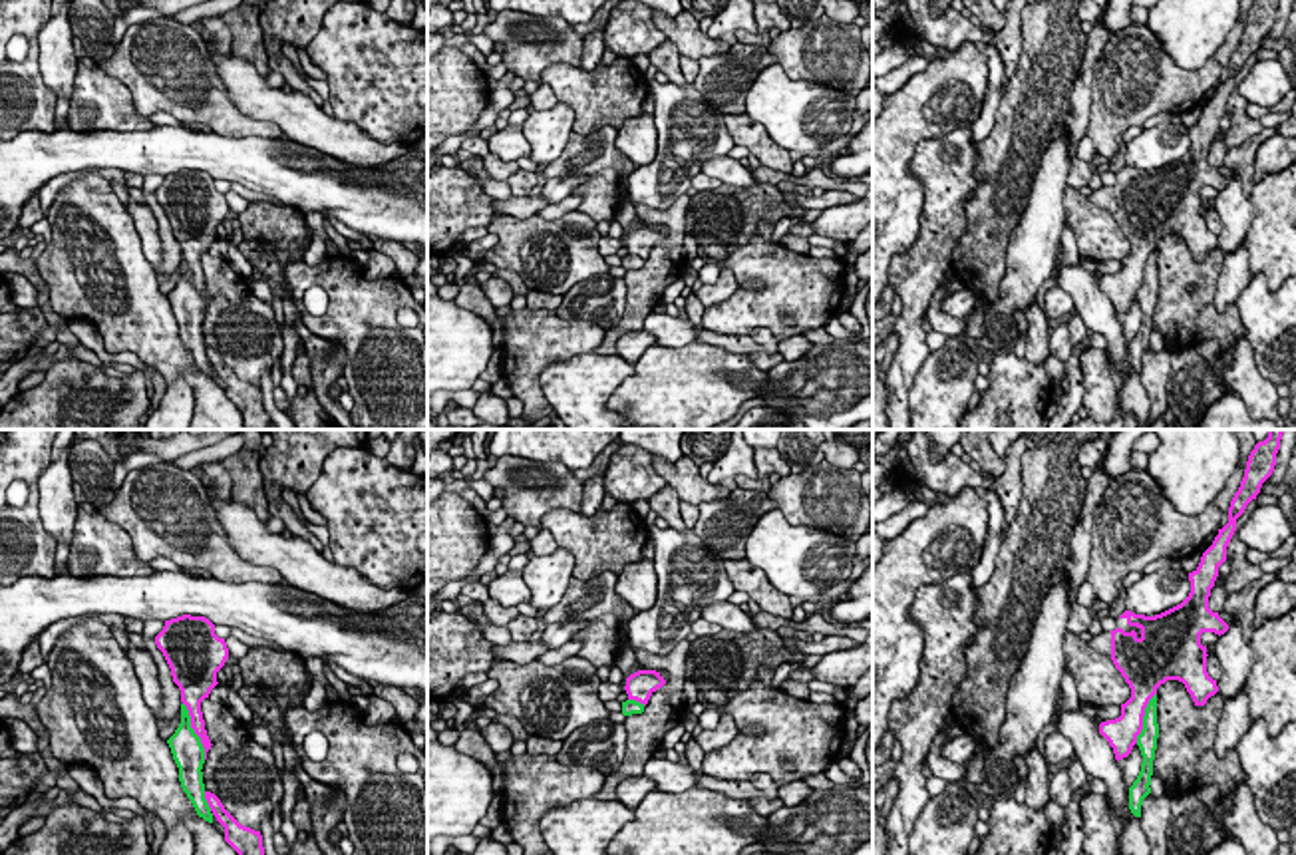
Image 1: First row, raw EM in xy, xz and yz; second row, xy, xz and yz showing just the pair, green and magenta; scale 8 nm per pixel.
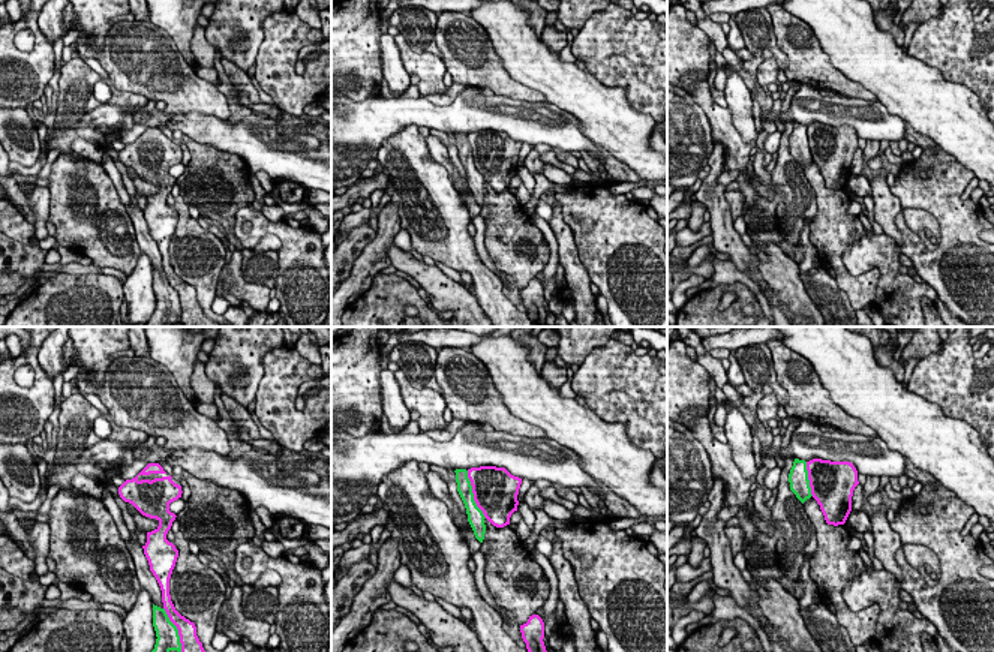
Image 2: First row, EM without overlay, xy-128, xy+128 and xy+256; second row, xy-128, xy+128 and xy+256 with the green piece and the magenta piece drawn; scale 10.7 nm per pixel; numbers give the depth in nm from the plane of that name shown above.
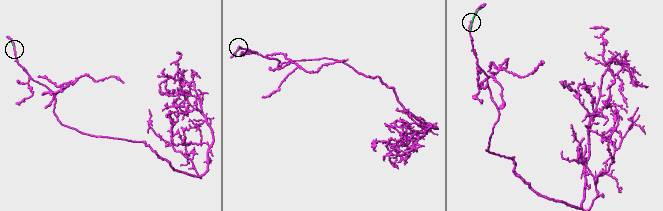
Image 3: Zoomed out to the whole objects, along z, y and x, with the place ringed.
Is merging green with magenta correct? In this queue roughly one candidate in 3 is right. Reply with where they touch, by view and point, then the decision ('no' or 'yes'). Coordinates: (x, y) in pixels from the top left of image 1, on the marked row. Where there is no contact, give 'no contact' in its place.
xy (193, 730) | no

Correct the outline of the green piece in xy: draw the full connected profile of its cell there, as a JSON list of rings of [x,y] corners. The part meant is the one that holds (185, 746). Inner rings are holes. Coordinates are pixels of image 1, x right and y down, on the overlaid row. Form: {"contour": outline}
{"contour": [[[181,704],[181,724],[175,734],[167,740],[173,760],[179,768],[179,781],[195,811],[205,821],[213,823],[211,807],[205,799],[203,764],[205,748],[201,738],[191,728],[191,716],[185,704]]]}

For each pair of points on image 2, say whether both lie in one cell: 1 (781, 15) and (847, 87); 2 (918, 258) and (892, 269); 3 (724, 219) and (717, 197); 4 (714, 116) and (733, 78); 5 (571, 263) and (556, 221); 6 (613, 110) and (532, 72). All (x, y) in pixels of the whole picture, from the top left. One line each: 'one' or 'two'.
1: one
2: two
3: one
4: two
5: one
6: one

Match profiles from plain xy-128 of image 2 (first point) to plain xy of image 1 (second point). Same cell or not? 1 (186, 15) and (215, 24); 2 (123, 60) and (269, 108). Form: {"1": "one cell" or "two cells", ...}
{"1": "one cell", "2": "two cells"}

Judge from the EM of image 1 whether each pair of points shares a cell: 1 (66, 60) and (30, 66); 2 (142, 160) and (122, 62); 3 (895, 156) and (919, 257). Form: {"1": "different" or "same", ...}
{"1": "different", "2": "different", "3": "different"}

